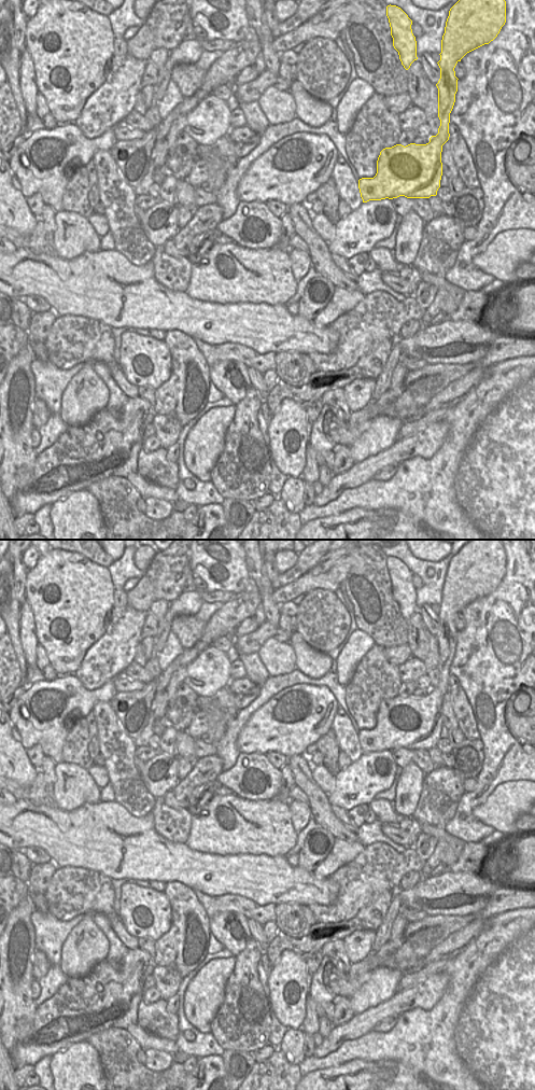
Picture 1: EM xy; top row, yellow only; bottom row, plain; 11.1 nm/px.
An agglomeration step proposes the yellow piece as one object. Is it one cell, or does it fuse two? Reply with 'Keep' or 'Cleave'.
Keep

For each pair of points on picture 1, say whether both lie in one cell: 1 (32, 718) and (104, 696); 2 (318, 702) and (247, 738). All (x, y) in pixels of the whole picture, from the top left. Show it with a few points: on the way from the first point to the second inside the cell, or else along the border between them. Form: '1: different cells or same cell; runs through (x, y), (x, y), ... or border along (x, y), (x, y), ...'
1: same cell; runs through (51, 721), (59, 717), (75, 701), (86, 699)
2: same cell; runs through (304, 721), (294, 724), (283, 724), (265, 730)

